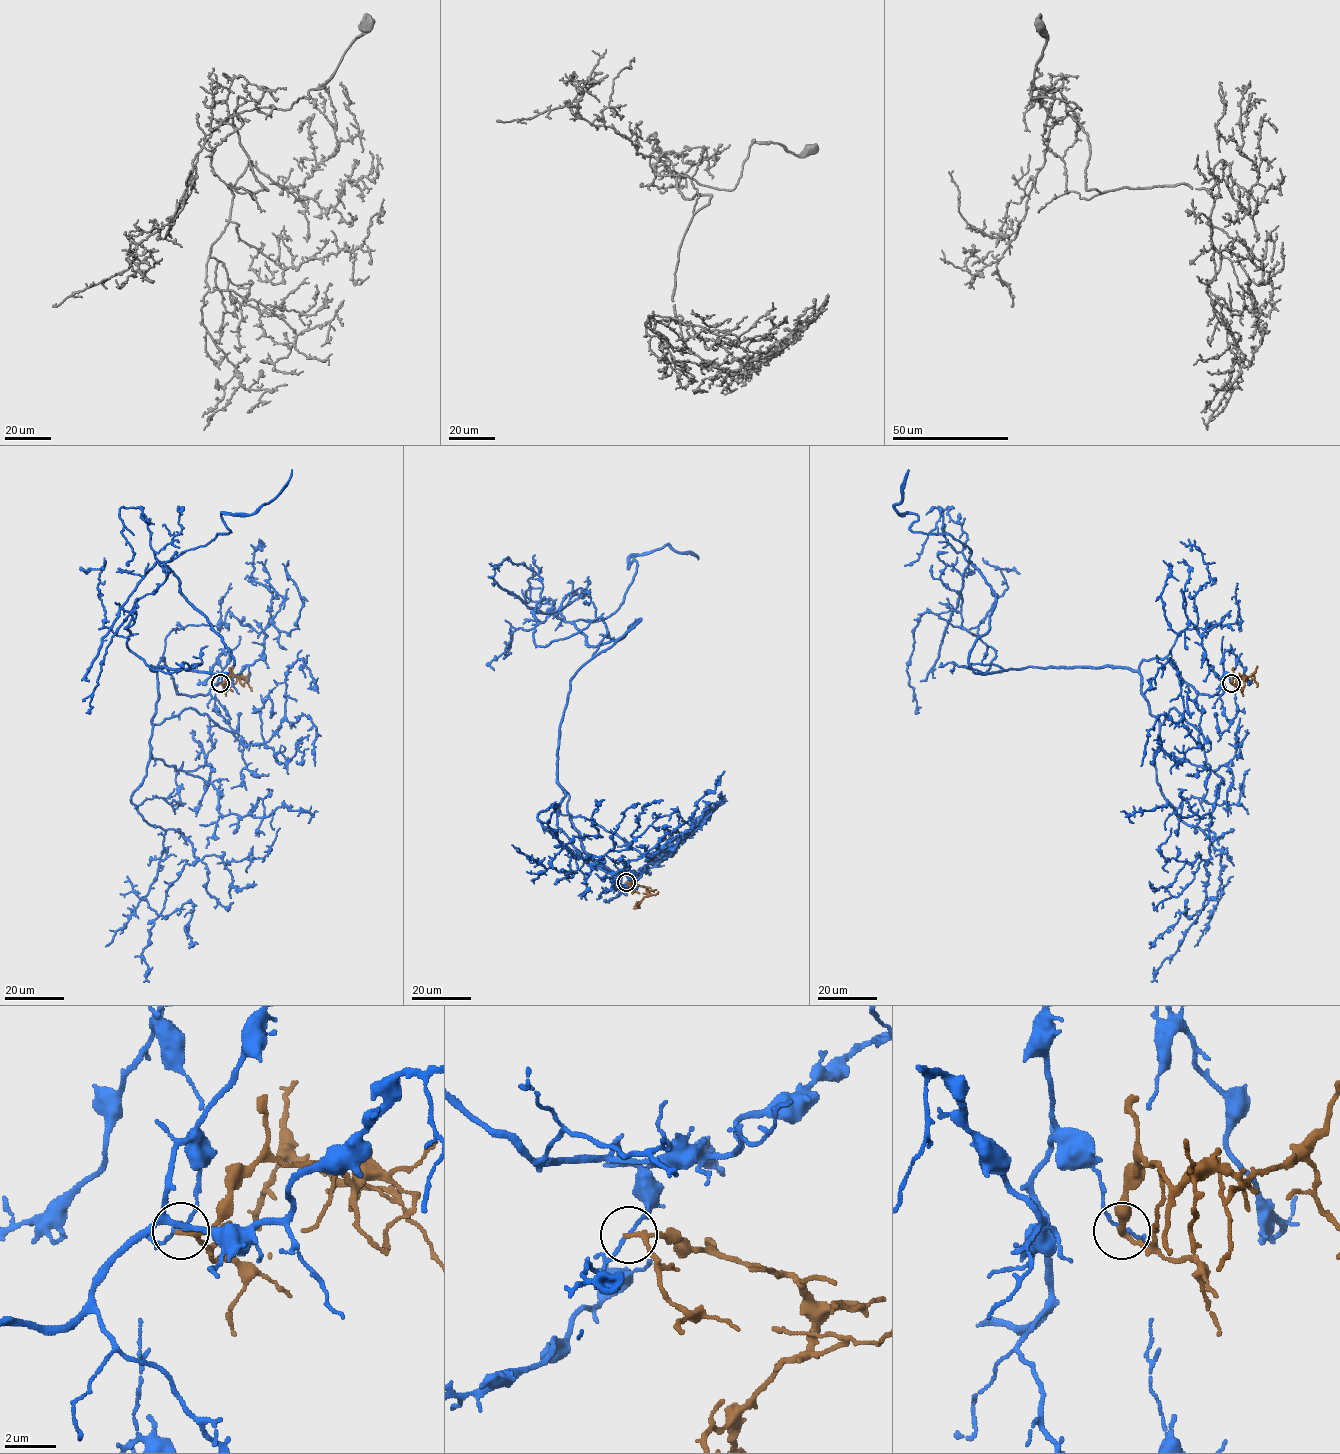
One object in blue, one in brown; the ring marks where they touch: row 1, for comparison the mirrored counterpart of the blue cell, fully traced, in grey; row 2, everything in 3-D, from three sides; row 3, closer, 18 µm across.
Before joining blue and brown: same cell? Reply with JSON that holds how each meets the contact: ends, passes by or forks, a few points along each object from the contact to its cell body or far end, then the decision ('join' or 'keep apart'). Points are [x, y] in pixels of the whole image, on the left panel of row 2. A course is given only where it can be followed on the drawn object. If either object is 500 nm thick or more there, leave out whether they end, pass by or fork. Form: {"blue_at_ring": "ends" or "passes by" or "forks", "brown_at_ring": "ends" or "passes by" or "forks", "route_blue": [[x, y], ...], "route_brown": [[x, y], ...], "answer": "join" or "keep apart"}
{"blue_at_ring": "passes by", "brown_at_ring": "passes by", "route_blue": [[220, 683], [178, 694], [164, 657], [150, 668], [234, 664], [165, 564], [291, 470]], "route_brown": [[220, 683], [229, 675], [241, 677], [232, 675], [229, 681], [230, 687]], "answer": "keep apart"}

